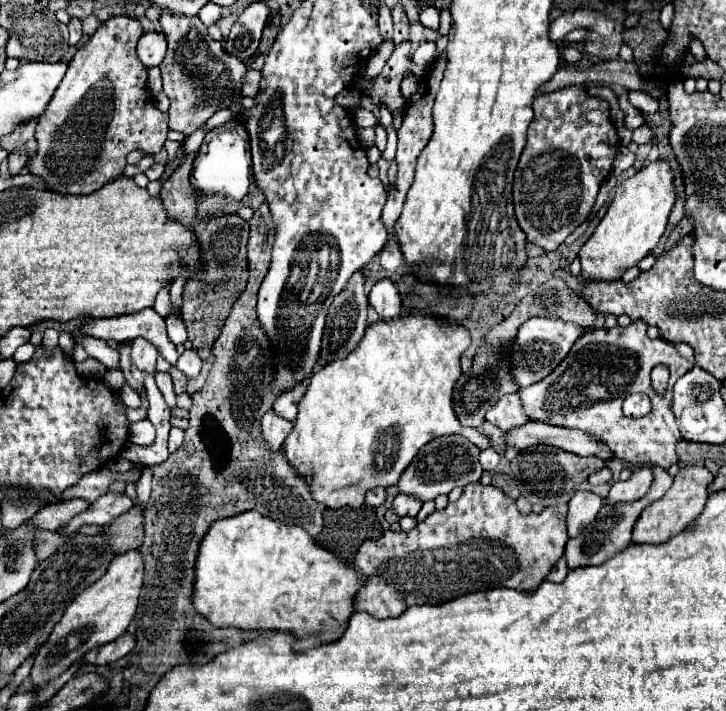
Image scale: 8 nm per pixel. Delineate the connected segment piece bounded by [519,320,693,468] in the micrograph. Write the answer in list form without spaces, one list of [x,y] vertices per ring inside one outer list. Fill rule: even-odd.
[[[641,320],[631,322],[627,328],[615,326],[611,330],[587,330],[571,348],[567,358],[541,382],[535,382],[529,388],[521,388],[519,396],[525,412],[539,422],[587,430],[599,436],[619,460],[625,460],[633,466],[639,464],[657,464],[669,468],[679,462],[675,446],[681,438],[673,412],[669,410],[673,402],[673,386],[681,374],[687,374],[693,368],[693,362],[685,360],[671,344],[663,340],[651,340],[647,336],[647,324]],[[669,364],[671,378],[665,396],[655,394],[649,374],[653,366]],[[643,392],[651,398],[651,412],[643,418],[627,418],[621,410],[623,400],[633,394]]]

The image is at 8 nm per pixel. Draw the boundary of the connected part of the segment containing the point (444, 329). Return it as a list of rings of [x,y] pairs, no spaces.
[[[407,314],[407,316],[399,316],[395,320],[381,320],[381,322],[375,322],[371,324],[367,330],[365,330],[365,336],[361,338],[361,342],[345,356],[345,358],[339,358],[339,360],[333,360],[333,362],[327,362],[321,366],[321,370],[317,370],[307,386],[307,392],[305,396],[301,398],[299,402],[299,414],[297,414],[297,420],[295,420],[295,426],[291,430],[291,434],[285,438],[283,442],[283,454],[285,454],[285,460],[293,466],[293,470],[299,474],[299,478],[305,480],[309,492],[313,494],[313,498],[329,508],[343,508],[343,506],[349,506],[349,508],[359,508],[363,506],[363,500],[365,500],[365,494],[375,488],[375,486],[383,486],[383,488],[391,488],[399,482],[401,474],[405,472],[405,468],[411,464],[411,460],[415,458],[415,454],[427,444],[431,442],[433,438],[437,436],[445,436],[445,434],[461,434],[465,438],[469,438],[475,446],[479,446],[481,450],[483,448],[489,448],[491,446],[491,438],[485,436],[483,432],[479,432],[477,428],[463,428],[453,412],[453,402],[451,402],[451,392],[453,392],[453,386],[457,382],[457,378],[461,376],[461,366],[459,366],[459,358],[461,354],[469,348],[471,344],[471,336],[465,328],[461,326],[451,326],[447,322],[441,322],[439,318],[431,318],[431,316],[419,316],[419,314]]]

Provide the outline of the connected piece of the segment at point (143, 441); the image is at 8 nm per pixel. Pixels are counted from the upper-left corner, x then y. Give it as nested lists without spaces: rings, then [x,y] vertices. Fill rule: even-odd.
[[[139,420],[139,422],[131,424],[129,442],[137,444],[137,446],[151,446],[153,438],[155,438],[155,432],[151,430],[151,422],[149,420]]]

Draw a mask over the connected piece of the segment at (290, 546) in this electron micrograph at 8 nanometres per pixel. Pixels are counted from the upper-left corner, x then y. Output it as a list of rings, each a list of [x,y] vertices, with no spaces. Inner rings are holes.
[[[251,510],[251,512],[243,512],[239,516],[231,516],[231,518],[223,518],[223,520],[217,520],[209,532],[205,534],[203,542],[201,542],[201,548],[199,548],[199,558],[197,558],[197,578],[195,578],[195,590],[193,590],[193,606],[199,614],[203,614],[213,626],[217,628],[239,628],[239,630],[273,630],[273,632],[293,632],[295,638],[303,644],[325,644],[325,642],[333,642],[337,640],[343,632],[345,632],[345,626],[355,610],[353,602],[355,602],[355,596],[359,592],[359,586],[365,584],[365,578],[341,556],[335,556],[333,552],[321,548],[303,528],[299,526],[285,526],[281,522],[275,522],[267,516],[261,516],[259,512]]]

